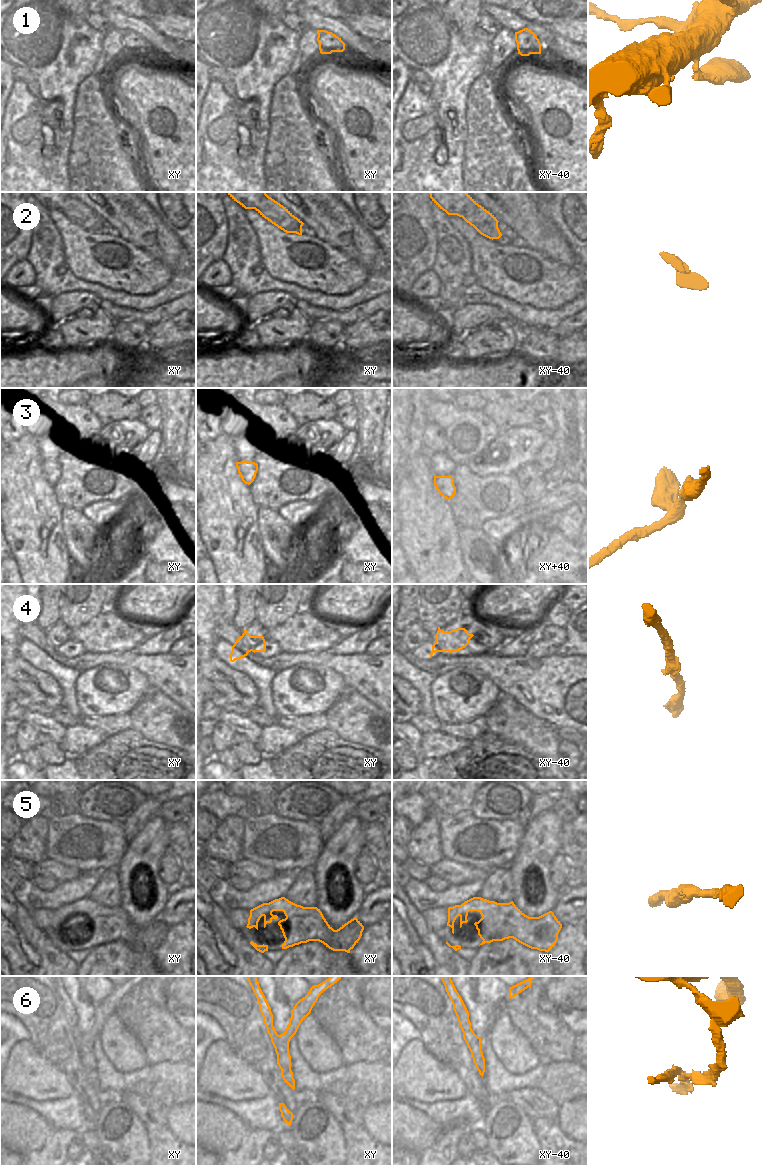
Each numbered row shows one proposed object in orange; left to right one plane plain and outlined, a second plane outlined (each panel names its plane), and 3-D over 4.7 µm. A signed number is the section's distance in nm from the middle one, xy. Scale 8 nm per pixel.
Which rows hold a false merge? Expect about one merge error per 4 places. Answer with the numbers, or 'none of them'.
2, 6.

